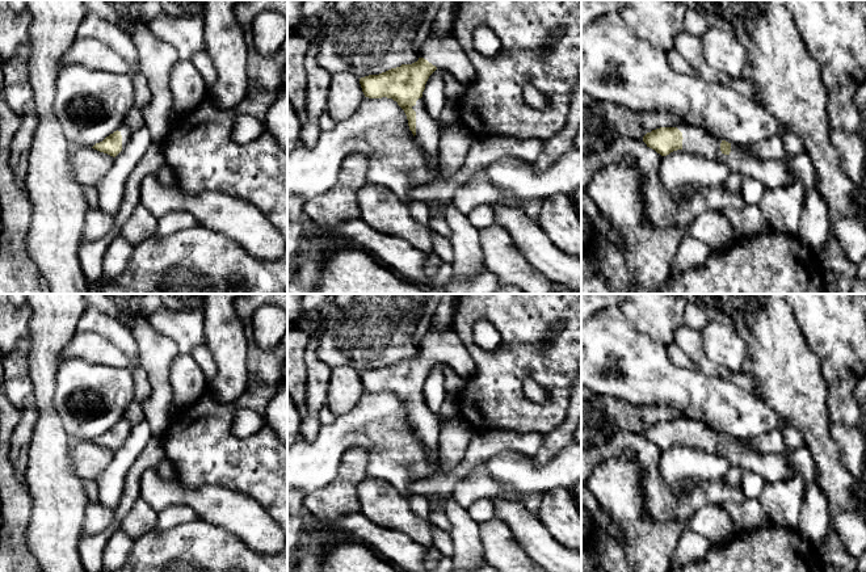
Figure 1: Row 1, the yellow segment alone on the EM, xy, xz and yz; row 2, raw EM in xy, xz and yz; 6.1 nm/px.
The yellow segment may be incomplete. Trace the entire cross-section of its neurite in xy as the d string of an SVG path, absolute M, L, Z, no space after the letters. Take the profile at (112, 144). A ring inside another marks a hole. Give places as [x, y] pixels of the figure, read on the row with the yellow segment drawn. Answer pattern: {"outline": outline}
{"outline": "M122 123L117 131L106 136L102 142L96 143L92 148L115 157L126 148L131 138L131 133L133 131Z"}

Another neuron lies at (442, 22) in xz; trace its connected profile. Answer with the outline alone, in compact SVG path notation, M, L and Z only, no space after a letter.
M445 0L432 21L432 34L434 37L445 37L451 33L454 17L457 12L455 0Z

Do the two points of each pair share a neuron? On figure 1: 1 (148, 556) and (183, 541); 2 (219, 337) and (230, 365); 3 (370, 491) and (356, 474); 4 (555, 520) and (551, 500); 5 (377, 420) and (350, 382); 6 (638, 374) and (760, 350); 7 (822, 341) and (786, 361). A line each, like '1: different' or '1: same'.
1: same
2: same
3: different
4: same
5: different
6: different
7: different

